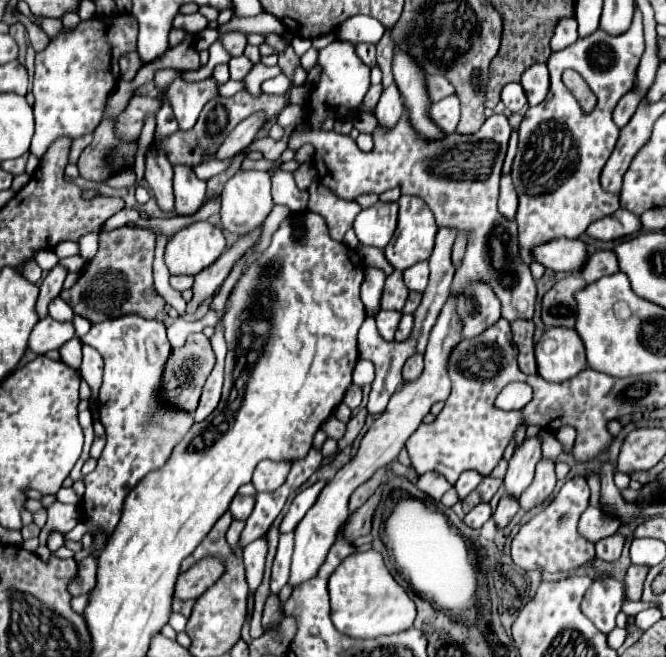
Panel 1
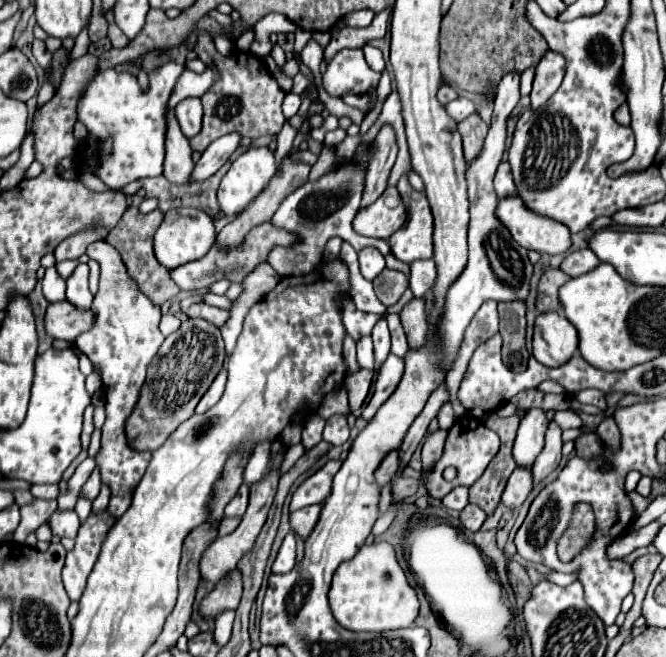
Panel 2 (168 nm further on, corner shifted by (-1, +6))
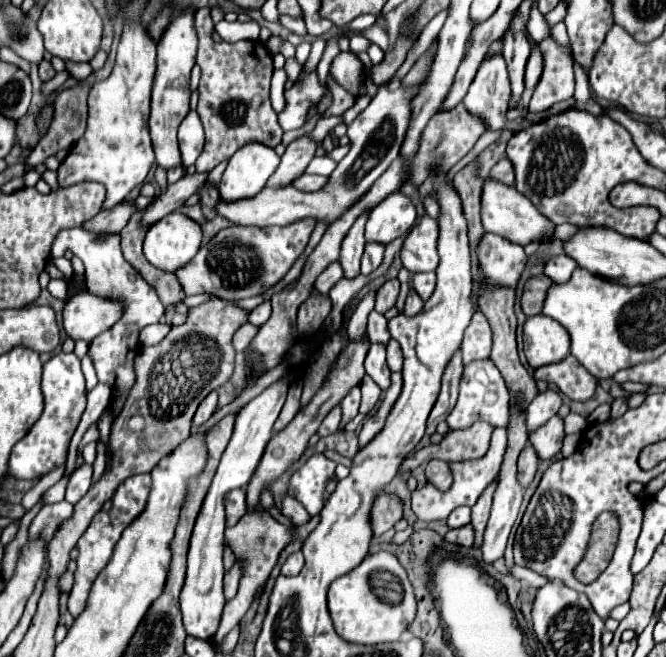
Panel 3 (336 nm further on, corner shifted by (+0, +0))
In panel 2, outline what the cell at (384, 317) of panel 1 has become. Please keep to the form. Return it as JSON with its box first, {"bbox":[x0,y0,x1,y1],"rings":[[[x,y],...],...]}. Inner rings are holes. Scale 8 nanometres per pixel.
{"bbox":[373,317,391,369],"rings":[[[381,317],[379,323],[373,327],[373,343],[375,343],[375,361],[377,361],[377,369],[379,369],[379,365],[389,355],[389,345],[391,345],[389,327],[387,327],[387,319],[385,317]]]}

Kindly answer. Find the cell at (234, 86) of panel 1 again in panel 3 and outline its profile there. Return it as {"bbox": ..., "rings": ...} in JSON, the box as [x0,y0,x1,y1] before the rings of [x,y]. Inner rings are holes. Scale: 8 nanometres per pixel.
{"bbox":[150,9,198,169],"rings":[[[182,9],[178,17],[172,19],[168,25],[168,37],[158,41],[158,57],[156,57],[156,75],[152,85],[152,105],[150,105],[150,137],[156,155],[156,163],[164,169],[180,165],[180,149],[176,131],[182,119],[188,115],[188,101],[190,101],[190,71],[196,63],[194,55],[198,49],[198,33],[194,31],[194,9]]]}

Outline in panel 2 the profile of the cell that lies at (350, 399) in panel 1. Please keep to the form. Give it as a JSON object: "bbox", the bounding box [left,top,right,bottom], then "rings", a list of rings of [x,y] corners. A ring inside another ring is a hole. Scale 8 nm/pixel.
{"bbox":[345,369,373,413],"rings":[[[359,369],[345,377],[345,389],[347,389],[349,405],[351,405],[353,413],[359,413],[367,393],[369,393],[371,379],[373,379],[373,371],[365,371],[365,369]]]}

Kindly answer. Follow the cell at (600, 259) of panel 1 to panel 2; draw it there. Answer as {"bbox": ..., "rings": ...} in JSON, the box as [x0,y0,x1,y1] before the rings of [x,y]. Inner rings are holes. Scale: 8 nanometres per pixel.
{"bbox":[561,249,601,277],"rings":[[[581,249],[581,251],[567,253],[565,261],[561,263],[561,271],[565,271],[571,277],[579,277],[583,273],[589,273],[597,265],[601,265],[599,257],[591,249]]]}

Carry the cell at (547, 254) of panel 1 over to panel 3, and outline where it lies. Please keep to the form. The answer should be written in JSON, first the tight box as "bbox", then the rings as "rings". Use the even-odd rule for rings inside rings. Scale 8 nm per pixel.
{"bbox":[482,177,554,245],"rings":[[[490,177],[484,179],[484,187],[482,187],[482,225],[488,233],[502,235],[518,245],[528,245],[534,239],[550,237],[554,229],[554,223],[550,223],[544,215],[540,215],[540,211],[530,203],[530,199],[520,195],[516,187],[498,183]]]}

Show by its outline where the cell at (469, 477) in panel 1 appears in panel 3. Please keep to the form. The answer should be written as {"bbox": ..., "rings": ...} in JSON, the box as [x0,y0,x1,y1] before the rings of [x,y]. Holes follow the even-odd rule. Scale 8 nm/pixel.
{"bbox":[448,507,470,529],"rings":[[[458,507],[454,511],[454,515],[448,517],[448,527],[450,529],[458,529],[458,527],[464,527],[470,523],[470,507]]]}

